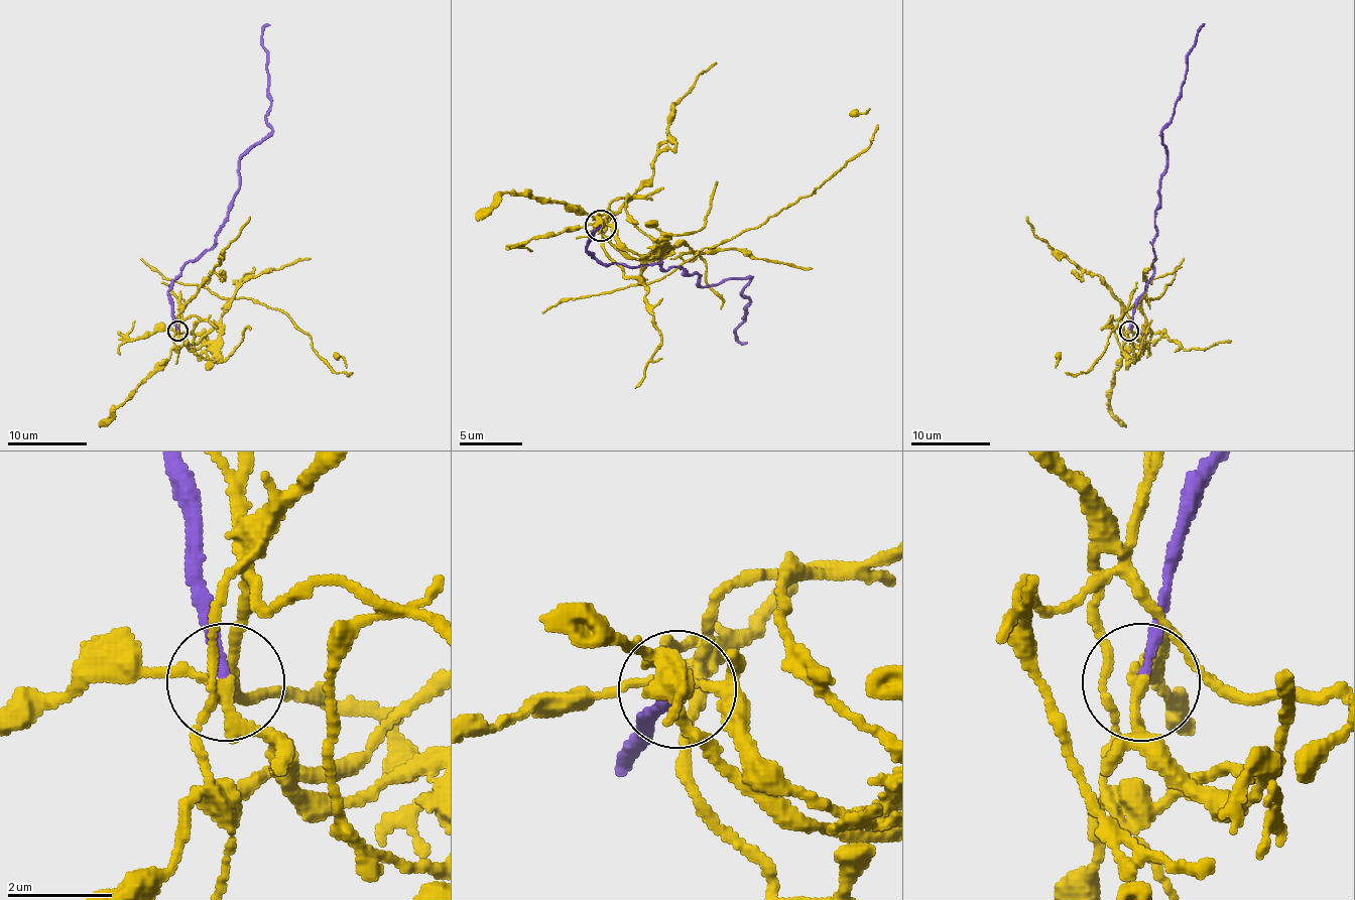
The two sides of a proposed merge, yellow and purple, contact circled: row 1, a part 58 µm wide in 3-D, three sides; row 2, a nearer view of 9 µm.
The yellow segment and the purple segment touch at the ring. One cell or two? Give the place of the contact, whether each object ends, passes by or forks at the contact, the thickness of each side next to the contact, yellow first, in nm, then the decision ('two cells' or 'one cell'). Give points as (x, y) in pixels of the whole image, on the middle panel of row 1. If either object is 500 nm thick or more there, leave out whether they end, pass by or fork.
at (600, 226); yellow passes by; purple ends there; 200 nm thick on the yellow side, 170 nm on the other; two cells

